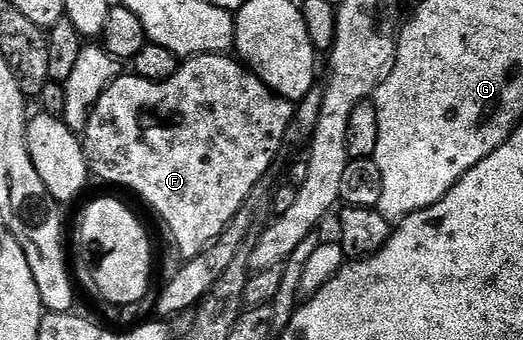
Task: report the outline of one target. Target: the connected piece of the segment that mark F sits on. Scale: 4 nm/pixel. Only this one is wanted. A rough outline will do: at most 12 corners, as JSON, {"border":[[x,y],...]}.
{"border":[[235,56],[121,75],[82,140],[187,259],[294,116]]}

